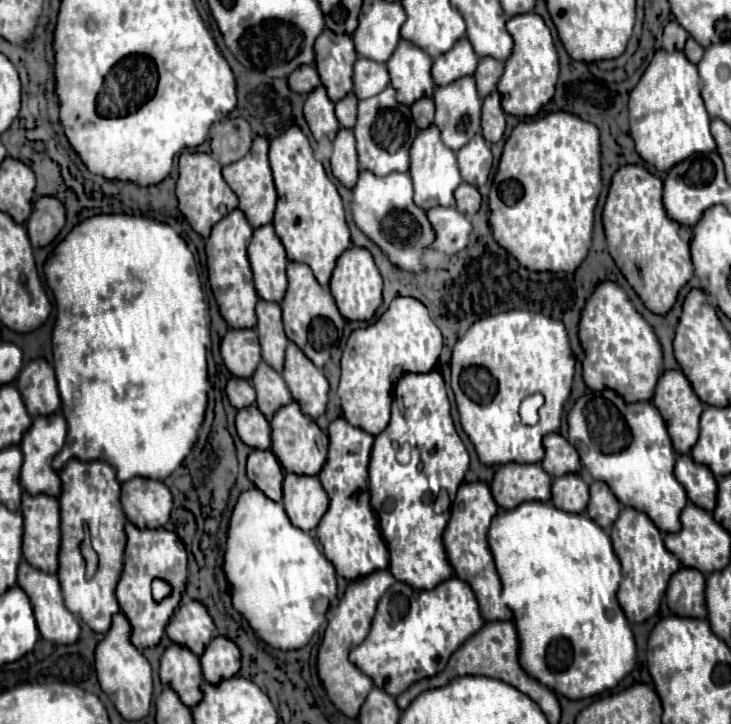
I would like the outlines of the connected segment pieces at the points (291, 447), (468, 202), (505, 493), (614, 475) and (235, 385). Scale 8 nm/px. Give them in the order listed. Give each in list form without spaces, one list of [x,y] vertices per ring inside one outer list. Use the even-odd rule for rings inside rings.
[[[291,402],[277,410],[277,414],[271,420],[271,452],[277,456],[279,464],[285,472],[293,474],[305,474],[305,476],[317,476],[327,460],[327,446],[329,438],[321,432],[321,428],[315,424],[313,418],[305,416],[297,402]]]
[[[463,182],[455,190],[455,200],[457,200],[457,210],[461,210],[467,216],[473,216],[481,208],[481,194],[479,194],[479,190],[475,186],[469,186],[467,182]]]
[[[509,462],[499,466],[491,482],[491,492],[501,510],[513,510],[525,500],[551,500],[553,478],[541,470],[541,464]]]
[[[613,390],[587,394],[575,402],[567,424],[569,442],[577,448],[593,480],[607,482],[621,504],[649,514],[661,532],[681,530],[679,516],[687,504],[687,494],[673,474],[677,454],[663,418],[651,402],[627,404]]]
[[[231,378],[227,382],[227,398],[229,398],[229,404],[237,410],[255,404],[253,386],[249,384],[249,380],[243,380],[243,378]]]

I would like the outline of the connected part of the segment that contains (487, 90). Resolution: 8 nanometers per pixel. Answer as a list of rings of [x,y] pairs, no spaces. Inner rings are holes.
[[[481,58],[479,60],[479,66],[473,76],[477,80],[477,90],[479,90],[481,98],[487,98],[495,90],[497,82],[501,78],[501,70],[505,70],[505,64],[495,58]]]

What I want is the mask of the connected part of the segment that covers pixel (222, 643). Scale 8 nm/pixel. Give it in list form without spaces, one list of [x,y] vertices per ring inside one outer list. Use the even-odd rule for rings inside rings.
[[[217,636],[205,648],[201,656],[201,666],[203,666],[205,680],[211,684],[217,684],[225,678],[233,678],[239,672],[241,652],[233,640]]]

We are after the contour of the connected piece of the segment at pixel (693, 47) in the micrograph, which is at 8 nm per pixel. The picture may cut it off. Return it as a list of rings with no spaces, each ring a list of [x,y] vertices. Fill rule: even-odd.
[[[689,38],[687,44],[685,44],[685,56],[687,56],[689,62],[697,64],[697,62],[703,58],[703,48],[701,48],[693,38]]]

